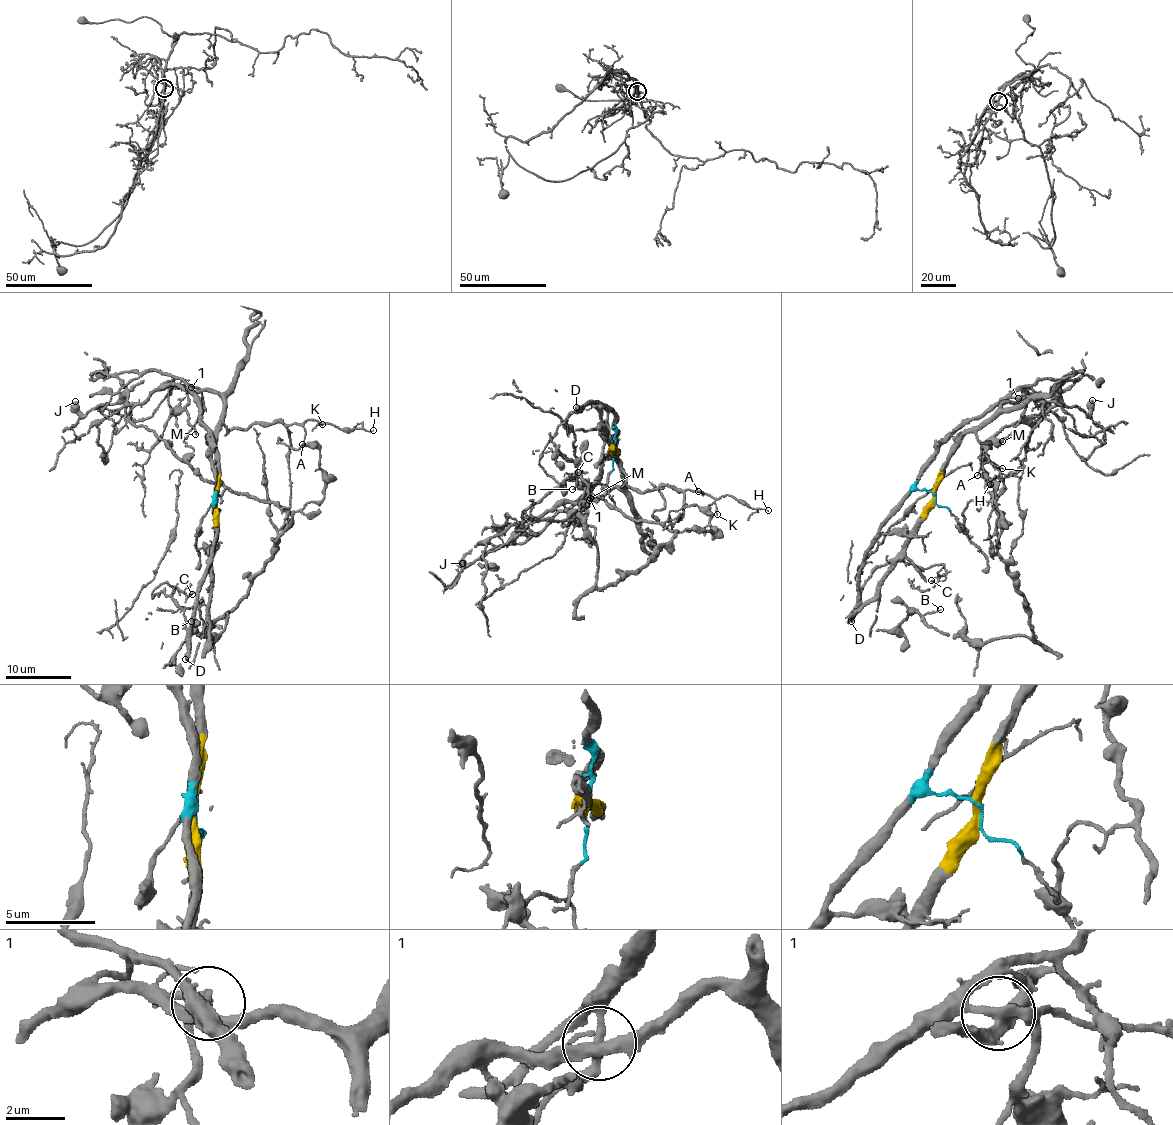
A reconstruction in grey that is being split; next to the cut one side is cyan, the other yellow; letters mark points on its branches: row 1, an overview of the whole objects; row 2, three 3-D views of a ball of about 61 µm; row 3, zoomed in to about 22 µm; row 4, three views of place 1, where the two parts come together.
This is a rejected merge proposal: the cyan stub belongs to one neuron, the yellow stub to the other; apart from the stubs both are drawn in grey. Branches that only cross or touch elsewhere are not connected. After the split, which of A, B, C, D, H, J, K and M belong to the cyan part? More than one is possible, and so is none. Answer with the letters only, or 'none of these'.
B, C, D, J, M

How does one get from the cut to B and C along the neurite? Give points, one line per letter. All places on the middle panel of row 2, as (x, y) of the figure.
B: (612, 451), (616, 428), (602, 474), (516, 535), (580, 482), (675, 532), (640, 569), (599, 588), (573, 489)
C: (612, 451), (616, 422), (611, 410), (589, 402), (581, 406), (563, 422), (539, 460), (559, 482), (578, 472)

